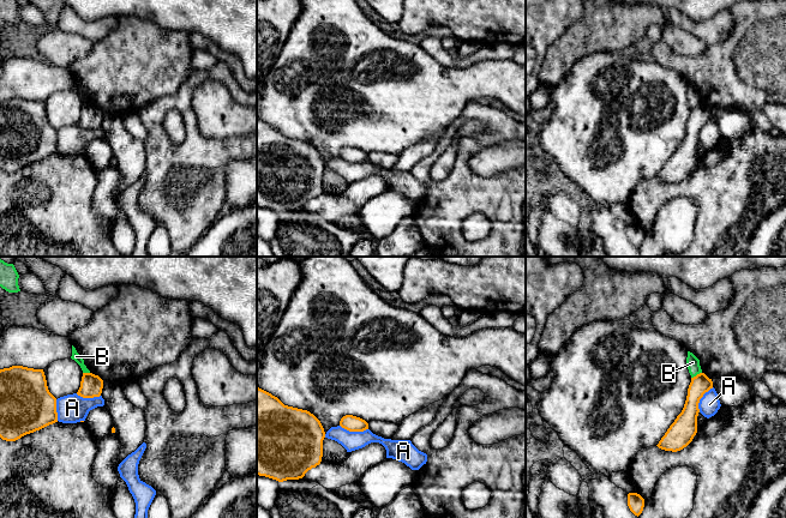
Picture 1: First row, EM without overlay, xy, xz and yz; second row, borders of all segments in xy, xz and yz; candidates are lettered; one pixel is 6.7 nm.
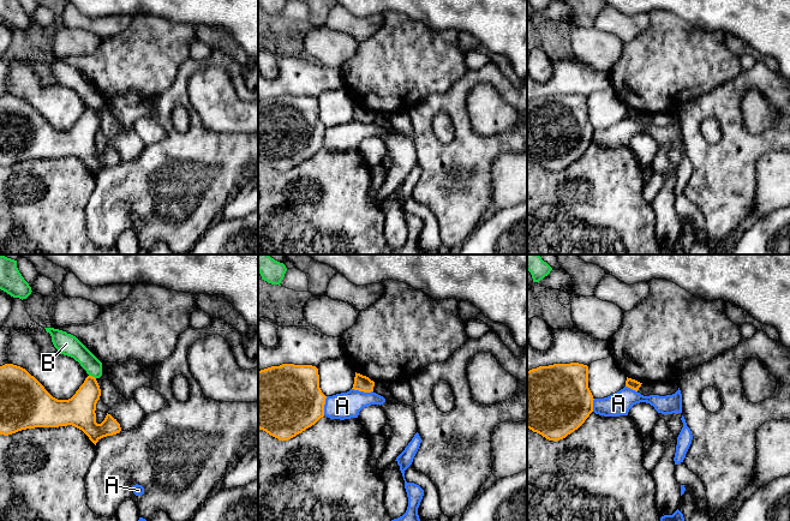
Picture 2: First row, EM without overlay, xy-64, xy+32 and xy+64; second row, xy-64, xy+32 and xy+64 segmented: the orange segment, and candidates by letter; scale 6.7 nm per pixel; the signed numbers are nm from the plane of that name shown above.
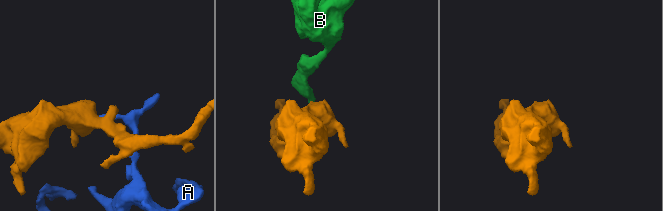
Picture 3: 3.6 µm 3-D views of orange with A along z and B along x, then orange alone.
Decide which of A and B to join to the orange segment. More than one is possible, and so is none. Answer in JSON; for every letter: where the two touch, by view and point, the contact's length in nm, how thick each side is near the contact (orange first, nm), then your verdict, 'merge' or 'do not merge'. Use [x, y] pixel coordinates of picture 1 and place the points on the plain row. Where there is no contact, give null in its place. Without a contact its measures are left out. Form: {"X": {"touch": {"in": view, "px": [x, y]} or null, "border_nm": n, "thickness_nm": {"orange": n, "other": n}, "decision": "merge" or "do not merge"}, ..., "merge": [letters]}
{"A": {"touch": {"in": "xz", "px": [354, 162]}, "border_nm": 190, "thickness_nm": {"orange": 110, "other": 130}, "decision": "do not merge"}, "B": {"touch": {"in": "yz", "px": [697, 106]}, "border_nm": 80, "thickness_nm": {"orange": 130, "other": 90}, "decision": "do not merge"}, "merge": []}

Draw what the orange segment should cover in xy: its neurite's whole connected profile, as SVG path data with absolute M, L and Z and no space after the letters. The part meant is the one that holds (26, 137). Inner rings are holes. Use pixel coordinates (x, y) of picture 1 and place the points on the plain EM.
M12 97L0 101L0 169L16 173L58 153L56 130L49 124L43 101Z

